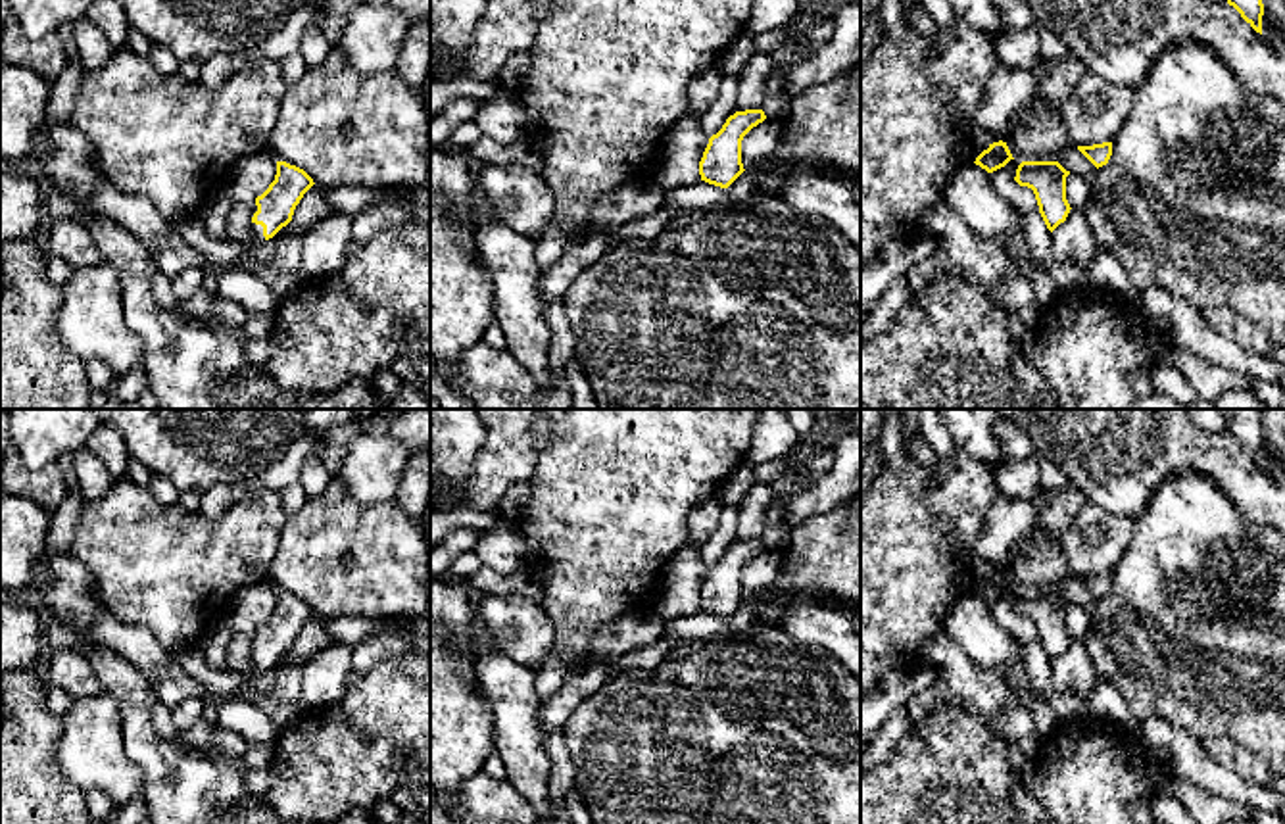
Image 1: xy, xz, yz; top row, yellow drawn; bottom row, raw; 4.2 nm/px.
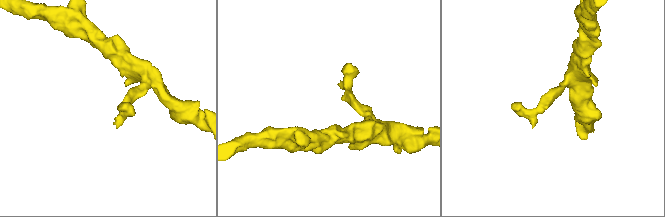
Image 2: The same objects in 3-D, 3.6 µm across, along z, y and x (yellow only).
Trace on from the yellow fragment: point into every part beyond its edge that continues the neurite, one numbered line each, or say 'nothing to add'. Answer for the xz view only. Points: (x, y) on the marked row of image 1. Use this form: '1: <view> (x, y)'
nothing to add

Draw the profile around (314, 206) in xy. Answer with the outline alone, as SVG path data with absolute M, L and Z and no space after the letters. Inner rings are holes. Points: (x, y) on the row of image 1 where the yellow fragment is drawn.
M313 184L300 204L294 209L292 221L288 223L288 229L292 232L305 234L317 221L325 219L334 211L332 204L327 200L327 190L319 184Z

